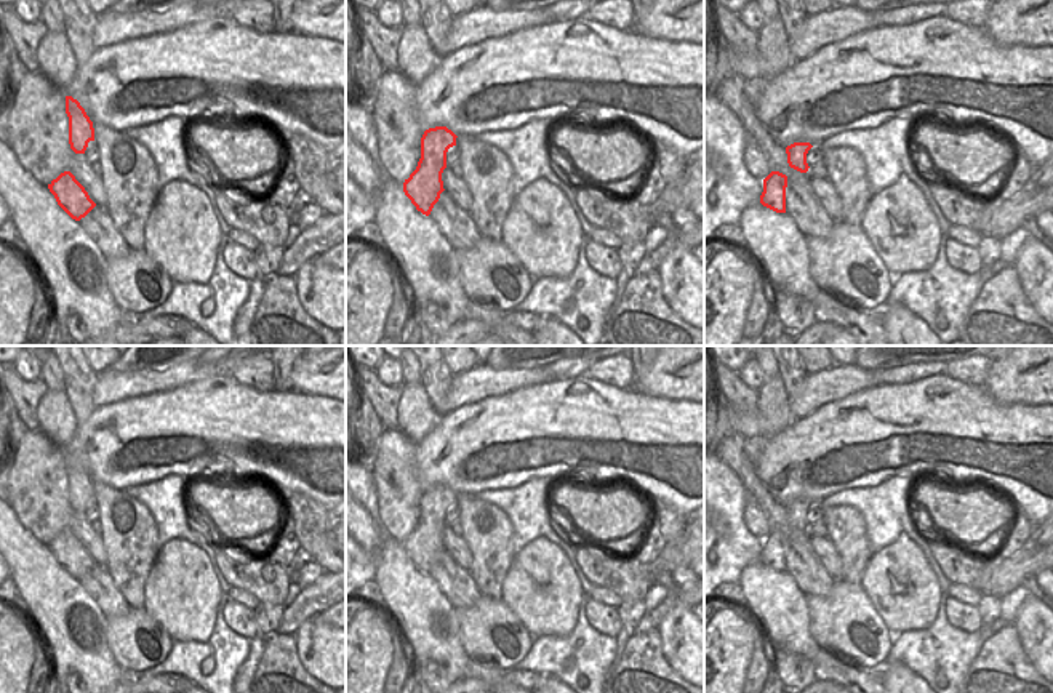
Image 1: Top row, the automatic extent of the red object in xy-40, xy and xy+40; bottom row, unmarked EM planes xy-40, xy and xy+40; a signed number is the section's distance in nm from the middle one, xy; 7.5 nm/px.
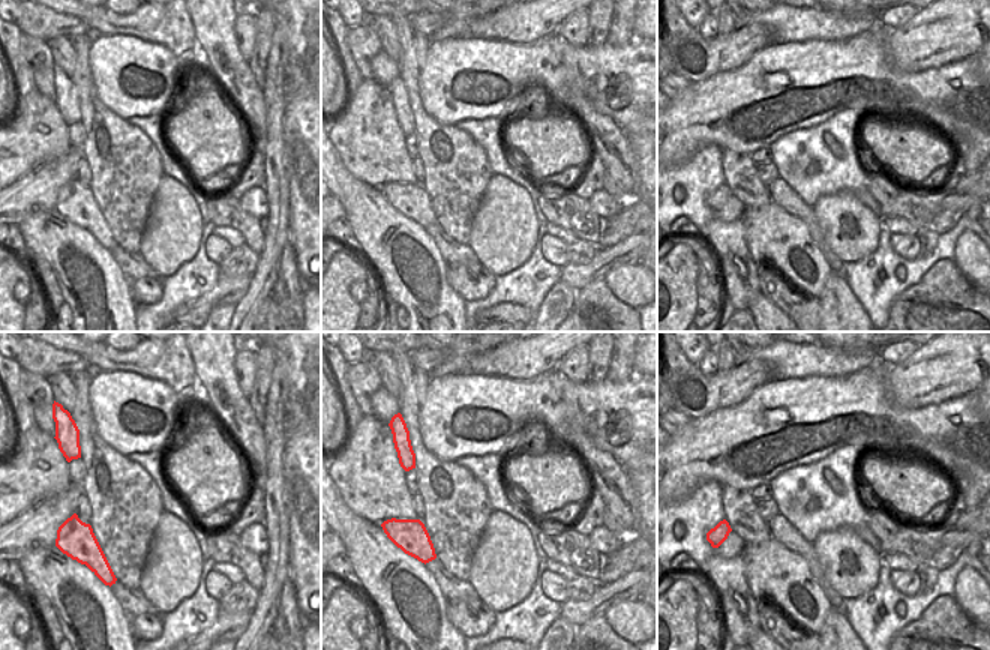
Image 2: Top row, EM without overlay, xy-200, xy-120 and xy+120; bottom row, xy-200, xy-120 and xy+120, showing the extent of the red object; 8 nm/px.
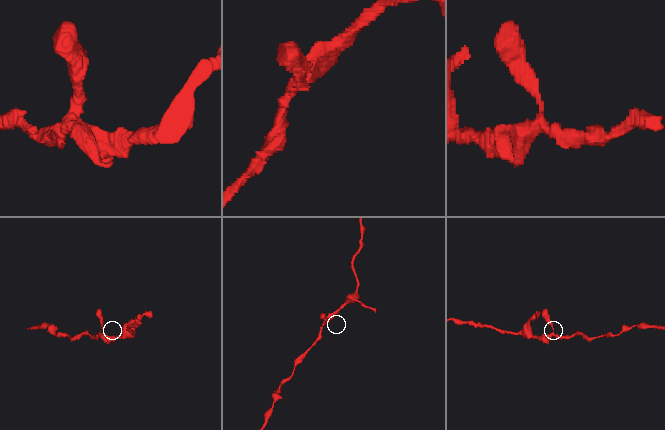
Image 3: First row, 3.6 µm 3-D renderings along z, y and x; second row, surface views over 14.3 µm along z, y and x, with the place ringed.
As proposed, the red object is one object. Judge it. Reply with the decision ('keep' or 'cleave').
keep

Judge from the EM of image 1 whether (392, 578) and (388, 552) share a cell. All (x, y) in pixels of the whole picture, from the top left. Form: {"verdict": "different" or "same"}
{"verdict": "same"}

